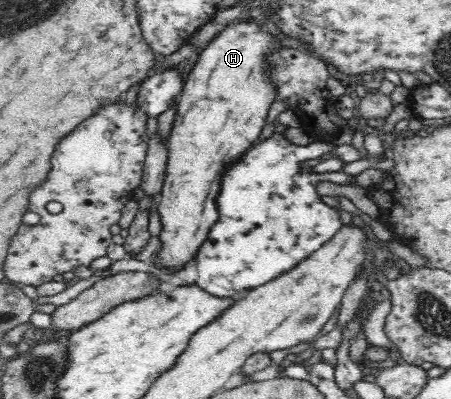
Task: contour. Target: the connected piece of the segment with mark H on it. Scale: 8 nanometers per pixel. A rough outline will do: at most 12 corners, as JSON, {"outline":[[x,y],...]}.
{"outline":[[254,21],[184,83],[151,261],[178,275],[219,218],[225,169],[277,99]]}

